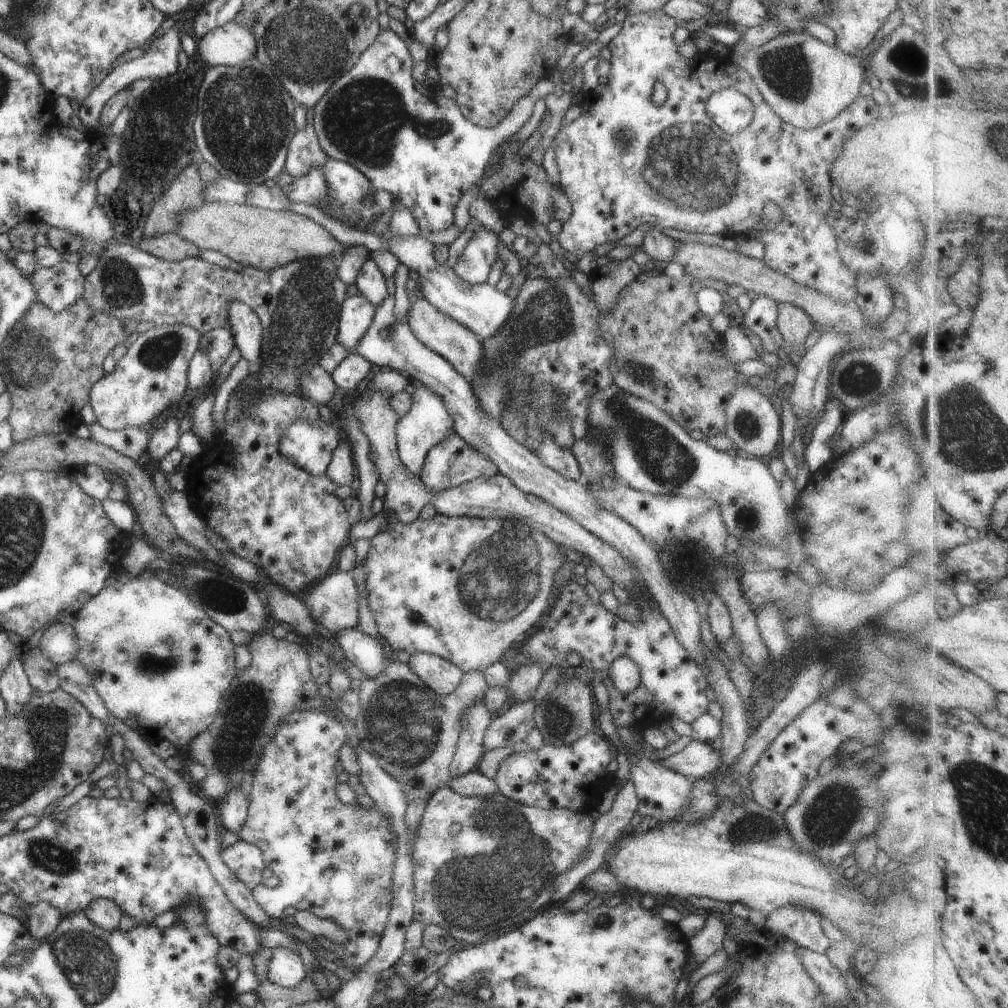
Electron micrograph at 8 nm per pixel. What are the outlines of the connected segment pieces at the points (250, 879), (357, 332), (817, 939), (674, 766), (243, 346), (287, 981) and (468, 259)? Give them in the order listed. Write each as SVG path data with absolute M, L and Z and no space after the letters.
M237 841L233 845L221 850L222 860L228 868L241 880L251 891L253 888L262 886L262 880L266 877L262 851L253 844Z
M346 296L338 316L337 343L350 350L354 348L360 336L364 336L370 328L376 312L377 308L370 306L370 302L364 296Z
M780 906L766 915L766 926L802 948L825 954L832 941L822 930L821 918L814 910L802 906Z
M693 740L684 750L661 759L659 763L683 776L704 779L722 769L720 753L708 743Z
M234 300L228 304L228 327L231 329L241 357L252 366L260 364L262 358L263 327L257 314L245 303Z
M284 946L272 949L274 952L268 966L269 982L287 988L298 986L307 974L300 954Z
M481 225L458 258L453 270L458 280L468 284L484 284L498 255L499 234Z

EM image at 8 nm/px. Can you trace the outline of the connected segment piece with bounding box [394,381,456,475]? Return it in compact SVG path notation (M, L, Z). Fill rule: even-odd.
M413 381L413 384L415 385L414 392L410 394L412 406L408 408L404 416L398 418L394 434L396 434L398 458L404 463L410 473L418 475L428 450L431 450L436 444L440 444L450 434L456 434L456 430L452 414L444 406L444 400L438 394L434 394L428 386L418 384L415 381Z

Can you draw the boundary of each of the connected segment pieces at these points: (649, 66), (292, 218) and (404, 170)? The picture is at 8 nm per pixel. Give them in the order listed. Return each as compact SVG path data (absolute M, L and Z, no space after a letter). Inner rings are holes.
M656 10L656 12L638 12L638 14L630 13L625 14L622 19L624 22L621 26L620 32L618 32L615 38L612 38L607 46L609 60L611 62L610 72L608 74L608 80L604 85L598 84L594 90L584 93L583 99L578 104L582 109L583 113L576 118L570 124L566 124L560 128L560 132L554 136L555 146L555 161L560 174L560 188L562 194L568 198L568 202L572 204L572 214L570 218L563 223L562 232L555 236L558 239L558 244L563 248L564 252L568 257L576 254L576 257L581 258L585 253L592 251L598 246L598 244L608 243L609 241L616 241L624 238L626 235L642 224L654 224L656 229L660 231L664 230L682 230L688 234L690 233L701 233L711 235L721 235L724 238L735 238L735 237L746 237L747 239L755 239L757 242L762 243L764 246L764 258L762 258L764 264L780 274L786 274L796 284L800 286L808 286L812 288L814 292L818 290L820 296L828 296L828 298L834 298L836 302L840 304L846 304L846 302L855 301L858 294L857 278L844 266L841 262L841 258L838 254L837 243L836 243L836 231L832 232L830 224L826 222L827 214L832 210L832 183L830 182L830 170L832 164L834 164L834 158L840 156L842 148L844 148L844 142L853 134L854 131L859 130L862 126L867 123L873 122L878 118L881 108L876 103L872 95L862 96L860 93L855 98L854 102L850 104L845 110L842 110L836 118L822 124L822 126L816 126L816 128L809 129L808 131L793 128L786 122L783 122L762 98L758 88L754 86L754 82L750 77L750 74L738 66L730 59L729 53L719 54L718 52L708 53L698 52L692 58L682 58L678 54L678 44L673 38L674 30L678 26L678 22L666 14L663 14L663 10ZM656 82L661 82L666 89L668 89L668 99L662 106L657 106L652 102L652 95L654 92L654 85ZM720 88L736 88L740 90L742 94L746 94L753 103L753 118L752 121L737 134L730 135L724 134L718 126L714 126L714 122L707 116L705 110L706 98L719 90ZM769 202L774 202L782 210L782 218L780 222L776 222L774 226L766 226L764 222L764 208Z
M206 202L182 214L180 226L174 233L184 240L196 244L203 250L216 251L242 267L252 266L256 270L272 272L294 260L304 258L341 258L348 246L338 242L318 222L290 211L274 211L244 204L228 202Z
M381 28L360 60L350 70L340 74L315 105L314 125L320 146L329 158L348 162L368 178L372 187L392 194L396 200L395 206L410 208L422 232L440 232L453 226L458 199L485 175L490 158L498 146L528 122L534 104L554 93L555 84L550 77L542 78L514 104L510 114L498 126L482 128L464 118L455 102L443 96L441 89L428 90L412 78L415 63L408 51L408 44L391 29Z

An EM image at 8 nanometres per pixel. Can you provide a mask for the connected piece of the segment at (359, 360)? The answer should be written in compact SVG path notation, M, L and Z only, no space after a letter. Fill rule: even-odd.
M351 353L336 366L331 376L337 388L342 388L345 391L356 391L373 371L374 368L366 358Z

